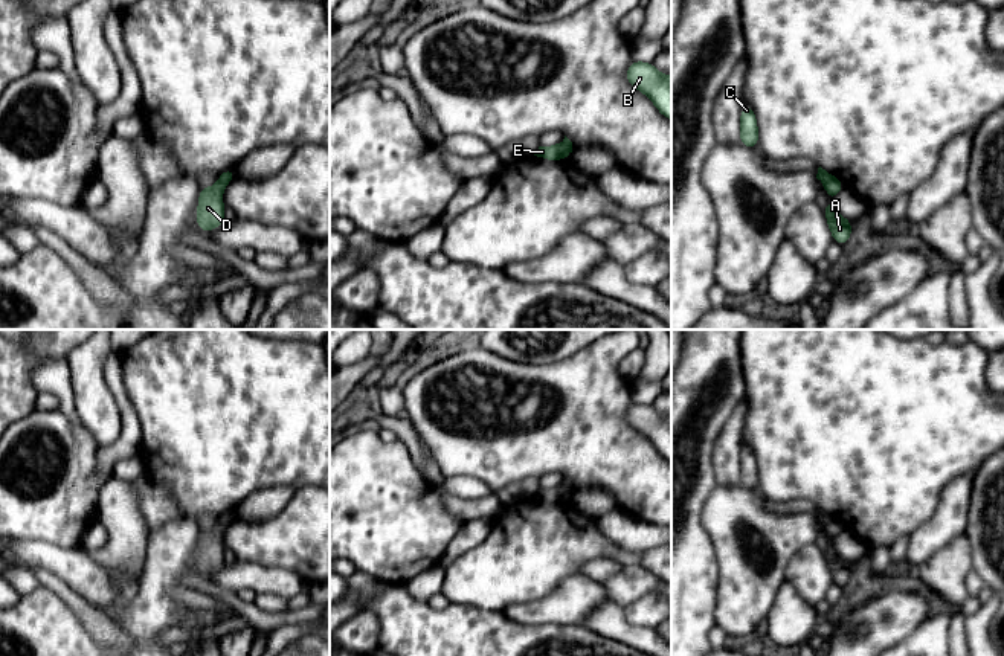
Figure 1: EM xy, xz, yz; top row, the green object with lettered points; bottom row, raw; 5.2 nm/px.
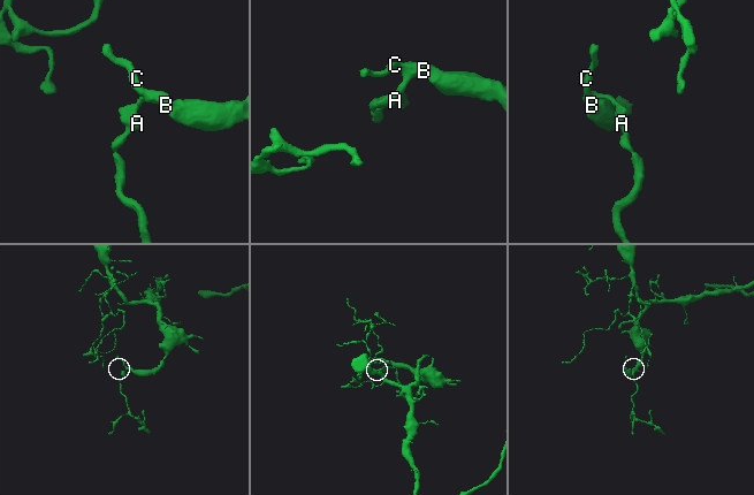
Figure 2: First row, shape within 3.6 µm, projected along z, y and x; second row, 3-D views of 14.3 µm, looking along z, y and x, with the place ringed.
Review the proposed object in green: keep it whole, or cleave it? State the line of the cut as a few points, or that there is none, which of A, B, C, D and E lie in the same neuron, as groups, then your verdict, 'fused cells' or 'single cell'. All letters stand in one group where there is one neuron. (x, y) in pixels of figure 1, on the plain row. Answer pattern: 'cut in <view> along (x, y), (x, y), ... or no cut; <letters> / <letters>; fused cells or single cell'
cut in xy along (220, 519), (226, 525); A D E / B C; fused cells

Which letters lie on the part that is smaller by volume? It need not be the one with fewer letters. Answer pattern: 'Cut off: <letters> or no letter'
Cut off: A, D, E

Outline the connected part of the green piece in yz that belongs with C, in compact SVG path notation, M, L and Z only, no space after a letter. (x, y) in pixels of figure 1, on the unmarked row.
M742 447L740 456L740 485L748 490L758 490L758 470L755 455L751 447Z

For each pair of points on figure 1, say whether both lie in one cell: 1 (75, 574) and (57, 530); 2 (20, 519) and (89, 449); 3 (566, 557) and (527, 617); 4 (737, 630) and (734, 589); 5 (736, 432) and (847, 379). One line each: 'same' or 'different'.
1: different
2: same
3: different
4: same
5: different

